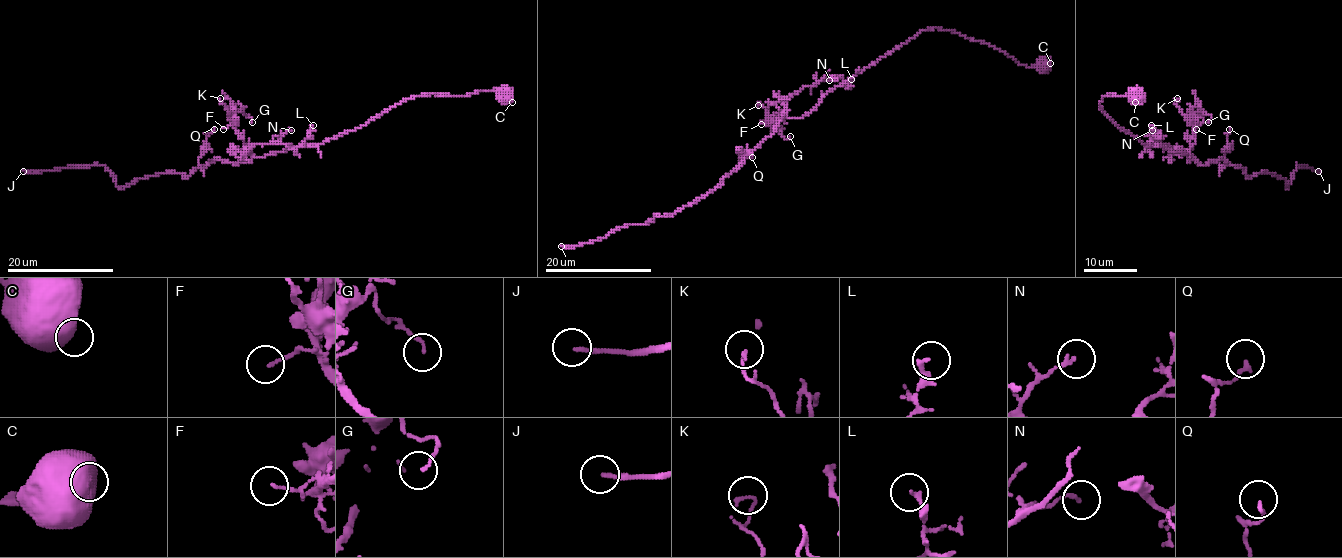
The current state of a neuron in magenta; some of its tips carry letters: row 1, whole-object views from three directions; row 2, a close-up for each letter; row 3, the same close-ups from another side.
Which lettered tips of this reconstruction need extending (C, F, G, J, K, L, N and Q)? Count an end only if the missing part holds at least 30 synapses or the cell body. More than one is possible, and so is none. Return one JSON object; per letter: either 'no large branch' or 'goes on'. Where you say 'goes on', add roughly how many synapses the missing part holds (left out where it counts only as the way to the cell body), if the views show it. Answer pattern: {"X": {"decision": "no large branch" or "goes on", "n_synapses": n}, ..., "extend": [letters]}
{"C": {"decision": "no large branch"}, "F": {"decision": "no large branch"}, "G": {"decision": "no large branch"}, "J": {"decision": "goes on", "n_synapses": 90}, "K": {"decision": "no large branch"}, "L": {"decision": "no large branch"}, "N": {"decision": "no large branch"}, "Q": {"decision": "no large branch"}, "extend": ["J"]}

